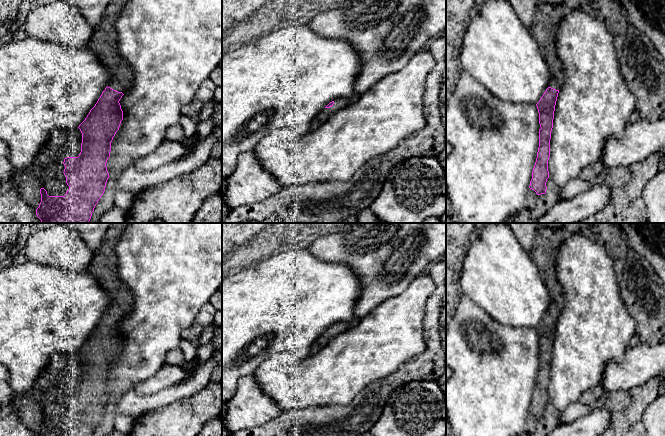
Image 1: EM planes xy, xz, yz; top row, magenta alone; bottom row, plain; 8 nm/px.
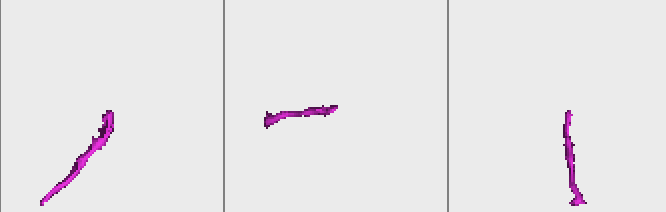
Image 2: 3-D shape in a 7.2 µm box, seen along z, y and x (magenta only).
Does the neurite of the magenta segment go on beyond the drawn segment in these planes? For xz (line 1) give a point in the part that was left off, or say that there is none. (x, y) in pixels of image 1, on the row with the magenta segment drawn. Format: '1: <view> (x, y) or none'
1: xz (339, 103)

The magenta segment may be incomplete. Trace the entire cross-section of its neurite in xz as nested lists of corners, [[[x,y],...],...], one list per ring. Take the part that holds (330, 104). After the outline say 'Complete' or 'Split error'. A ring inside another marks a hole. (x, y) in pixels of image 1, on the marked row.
[[[354,93],[347,97],[340,97],[330,102],[322,111],[320,111],[312,120],[310,130],[316,130],[326,122],[334,113],[340,109],[355,103],[360,94]]]. Split error

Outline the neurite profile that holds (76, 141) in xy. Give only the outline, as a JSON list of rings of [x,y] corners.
[[[64,128],[56,130],[51,133],[46,144],[36,156],[33,165],[26,170],[31,170],[37,176],[40,176],[43,170],[53,162],[60,162],[63,164],[64,159],[67,157],[78,157],[81,152],[82,139],[79,137],[79,128]]]

